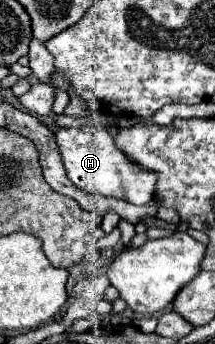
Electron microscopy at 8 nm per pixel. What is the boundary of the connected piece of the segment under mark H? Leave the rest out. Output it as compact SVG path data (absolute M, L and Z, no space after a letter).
M89 125L89 127L69 127L59 129L55 133L67 177L83 191L113 199L123 199L133 205L145 205L155 195L157 185L157 173L141 167L139 163L133 163L113 141L113 137L107 133L101 125Z

